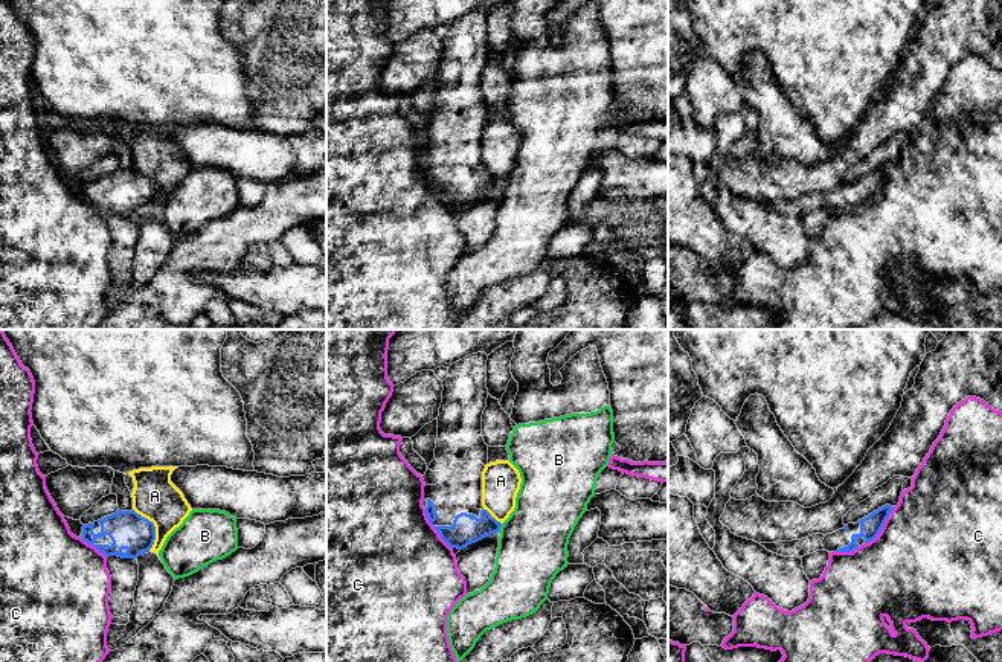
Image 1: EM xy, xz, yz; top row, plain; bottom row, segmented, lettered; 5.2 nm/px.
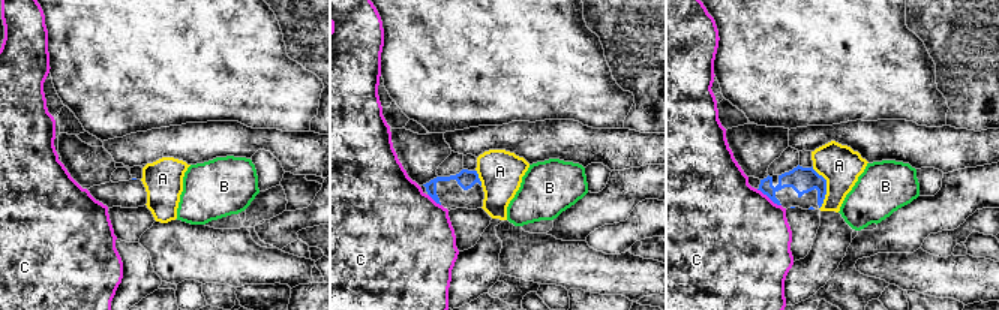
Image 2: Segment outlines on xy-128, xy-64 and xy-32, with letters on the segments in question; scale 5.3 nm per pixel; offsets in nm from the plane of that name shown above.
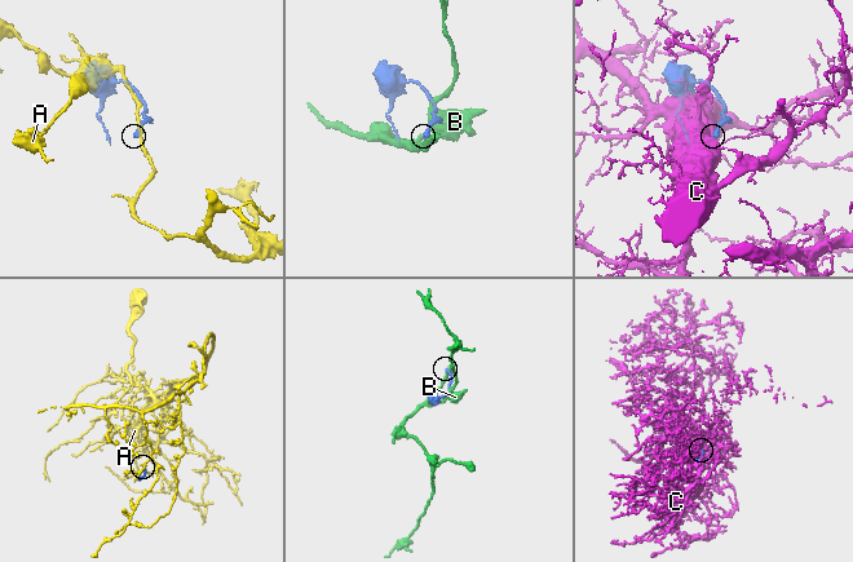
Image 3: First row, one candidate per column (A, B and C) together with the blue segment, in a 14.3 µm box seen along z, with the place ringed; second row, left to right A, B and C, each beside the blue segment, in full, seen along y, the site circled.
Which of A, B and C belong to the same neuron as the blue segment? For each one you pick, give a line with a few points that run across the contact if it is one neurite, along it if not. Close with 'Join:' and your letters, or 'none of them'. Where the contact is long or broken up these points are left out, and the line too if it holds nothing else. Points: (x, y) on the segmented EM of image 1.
Join: none of them

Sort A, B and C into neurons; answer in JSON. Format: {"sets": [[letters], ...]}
{"sets": [["A"], ["B"], ["C"]]}

